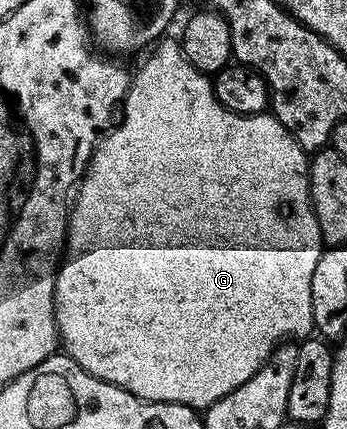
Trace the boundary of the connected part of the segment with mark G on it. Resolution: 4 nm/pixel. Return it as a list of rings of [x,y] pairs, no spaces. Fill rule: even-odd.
[[[168,40],[160,41],[158,45],[150,51],[152,54],[140,64],[139,71],[134,71],[131,86],[127,89],[125,109],[122,111],[122,114],[124,113],[123,123],[121,123],[119,127],[116,125],[114,129],[104,133],[102,137],[98,139],[95,150],[91,153],[91,163],[87,166],[86,172],[83,173],[82,179],[74,191],[73,201],[70,203],[69,217],[67,219],[65,257],[60,261],[59,270],[55,273],[55,318],[62,349],[77,364],[81,364],[81,368],[85,368],[85,372],[89,372],[109,384],[125,388],[133,396],[143,398],[147,402],[185,404],[189,408],[203,412],[217,400],[229,396],[229,392],[233,392],[233,388],[241,388],[241,384],[245,384],[245,380],[249,380],[249,376],[253,376],[258,372],[258,370],[271,359],[272,354],[280,349],[279,342],[285,341],[286,338],[302,340],[315,330],[311,285],[313,284],[313,272],[317,268],[319,258],[323,255],[325,243],[321,236],[321,228],[317,224],[317,216],[311,207],[311,185],[307,179],[309,173],[308,151],[302,150],[294,136],[270,113],[264,112],[262,114],[244,114],[240,116],[235,114],[232,110],[225,109],[217,100],[212,79],[208,77],[208,75],[201,73],[197,68],[193,68],[193,64],[189,64],[189,60],[183,54],[182,45],[180,45],[178,41],[167,41]]]

